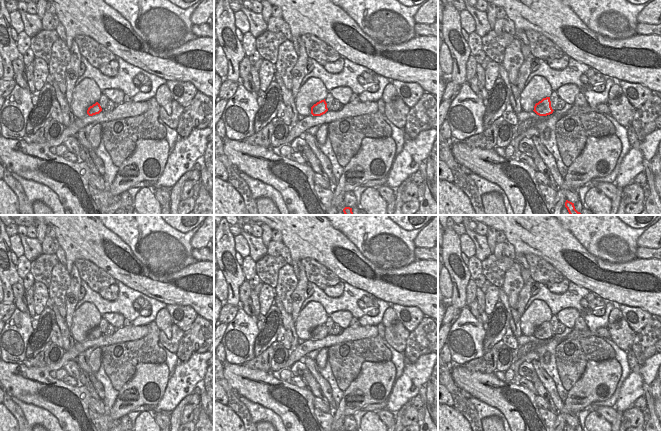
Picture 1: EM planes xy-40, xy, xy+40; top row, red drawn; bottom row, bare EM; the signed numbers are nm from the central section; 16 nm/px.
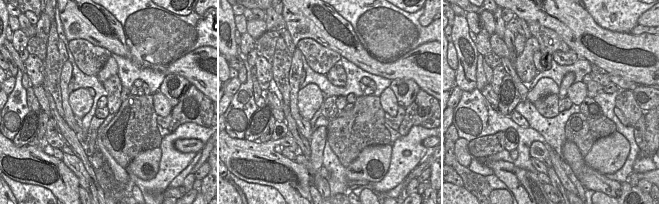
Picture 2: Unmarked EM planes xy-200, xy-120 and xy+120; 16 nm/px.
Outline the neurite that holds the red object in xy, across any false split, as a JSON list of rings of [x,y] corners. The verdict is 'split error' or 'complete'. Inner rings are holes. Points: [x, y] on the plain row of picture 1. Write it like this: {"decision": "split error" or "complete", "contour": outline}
{"decision": "complete", "contour": [[[325,323],[317,326],[311,331],[311,338],[313,340],[321,340],[325,338],[327,335],[328,335],[328,332],[327,332],[327,327]]]}

